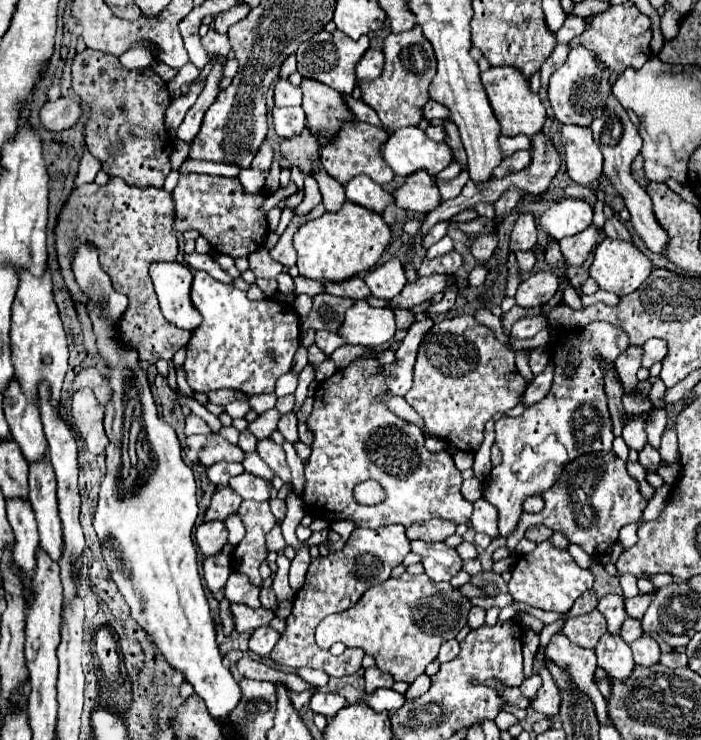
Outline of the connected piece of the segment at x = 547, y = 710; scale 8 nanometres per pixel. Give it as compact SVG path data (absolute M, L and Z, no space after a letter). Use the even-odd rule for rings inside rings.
M548 669L542 671L542 679L544 679L544 685L542 685L542 689L538 691L536 699L532 699L530 705L532 705L536 711L544 713L546 717L558 715L558 711L560 711L560 699L562 699L560 689L554 685L554 679L552 679L552 675L550 675Z

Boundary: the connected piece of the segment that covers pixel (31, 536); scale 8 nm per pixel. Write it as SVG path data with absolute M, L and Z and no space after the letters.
M12 497L12 499L6 499L6 511L8 511L8 521L16 535L16 545L12 551L14 563L18 563L20 569L28 573L36 565L34 557L40 545L32 505L28 499Z

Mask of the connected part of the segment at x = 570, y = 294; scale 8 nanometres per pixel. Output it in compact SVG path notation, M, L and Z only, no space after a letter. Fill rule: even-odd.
M562 285L562 287L564 287L564 301L566 301L570 307L574 307L574 309L582 309L584 305L582 305L576 289L574 289L572 285Z

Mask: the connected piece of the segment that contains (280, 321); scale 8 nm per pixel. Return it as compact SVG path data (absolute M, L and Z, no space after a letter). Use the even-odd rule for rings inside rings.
M196 271L190 291L192 305L200 311L202 323L186 345L184 371L196 393L212 389L234 389L244 395L274 393L278 377L290 371L298 349L298 315L290 303L274 299L250 301L244 291Z

